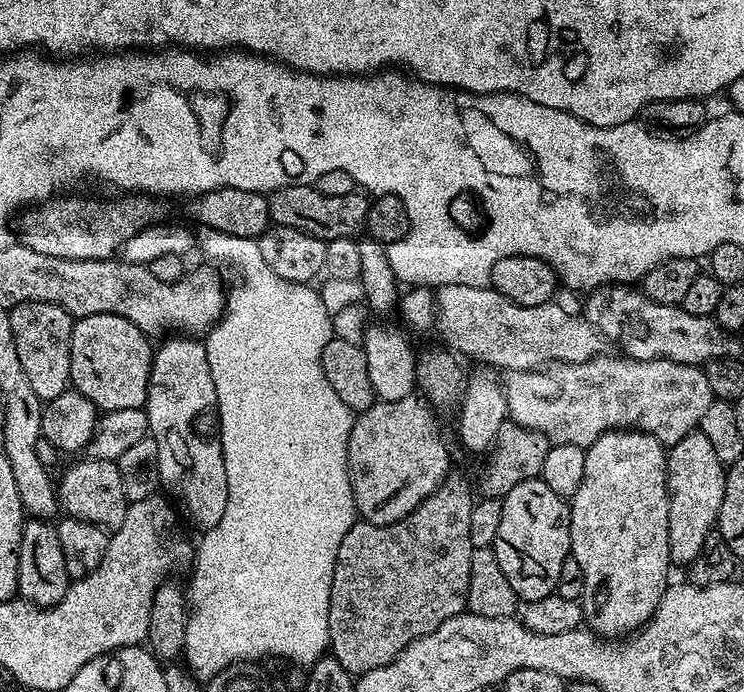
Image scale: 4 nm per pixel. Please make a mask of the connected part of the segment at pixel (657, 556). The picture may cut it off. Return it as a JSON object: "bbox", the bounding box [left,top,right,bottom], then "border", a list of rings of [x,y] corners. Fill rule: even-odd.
{"bbox":[570,430,670,638],"border":[[[617,430],[602,434],[586,450],[586,471],[582,474],[582,486],[570,498],[570,546],[571,555],[582,566],[582,578],[584,579],[584,595],[582,607],[587,627],[595,632],[597,636],[605,638],[627,638],[633,632],[640,631],[644,623],[658,610],[658,602],[662,594],[668,589],[670,577],[668,568],[668,457],[665,445],[659,444],[656,439],[645,432],[635,430]]]}

